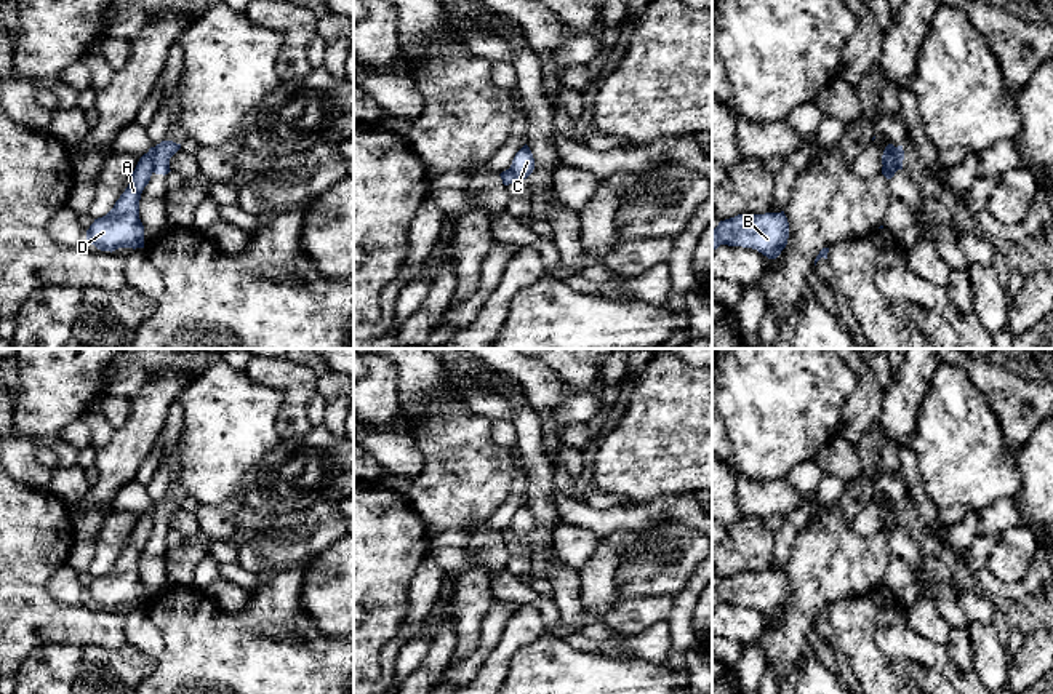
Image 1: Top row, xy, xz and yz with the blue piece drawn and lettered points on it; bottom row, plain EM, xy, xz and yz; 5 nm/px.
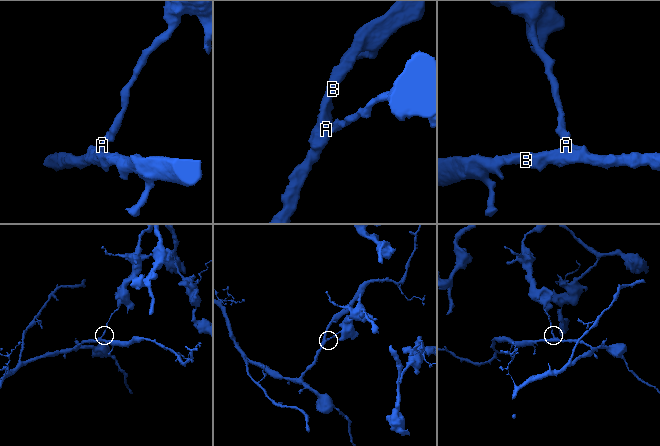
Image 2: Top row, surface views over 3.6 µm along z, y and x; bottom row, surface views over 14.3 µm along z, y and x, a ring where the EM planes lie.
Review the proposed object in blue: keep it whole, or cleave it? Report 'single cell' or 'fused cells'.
fused cells

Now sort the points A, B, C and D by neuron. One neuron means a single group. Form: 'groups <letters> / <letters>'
groups A B D / C

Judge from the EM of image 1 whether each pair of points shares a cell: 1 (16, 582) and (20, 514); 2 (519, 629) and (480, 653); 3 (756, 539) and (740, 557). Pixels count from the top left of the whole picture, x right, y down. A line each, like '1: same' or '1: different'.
1: same
2: different
3: same

